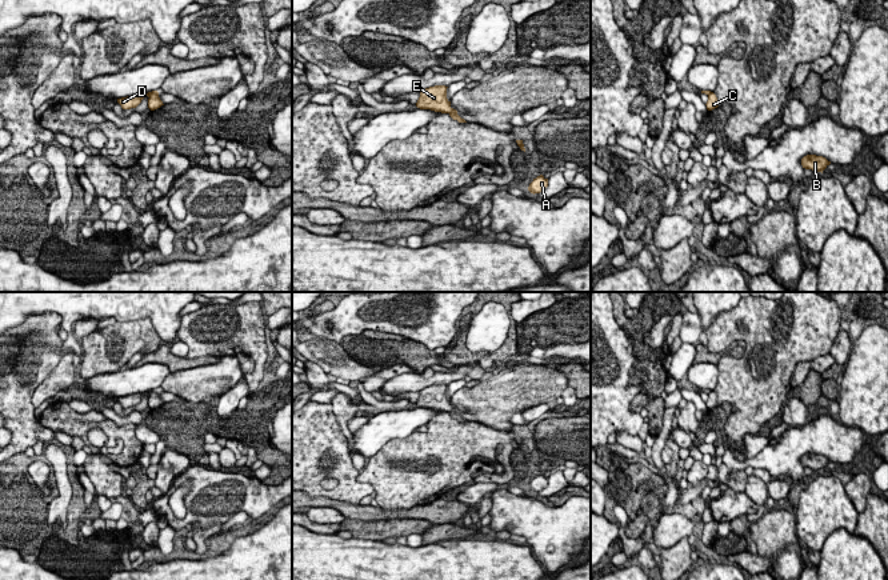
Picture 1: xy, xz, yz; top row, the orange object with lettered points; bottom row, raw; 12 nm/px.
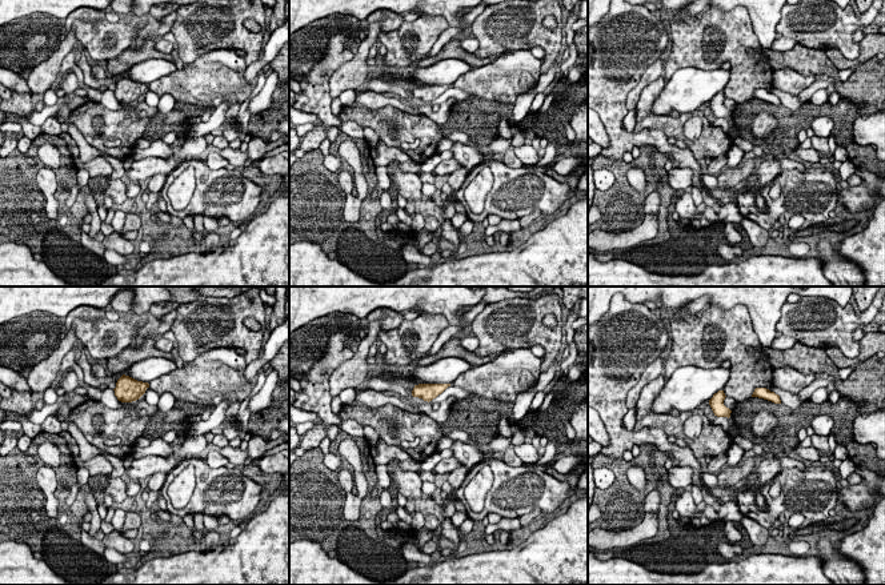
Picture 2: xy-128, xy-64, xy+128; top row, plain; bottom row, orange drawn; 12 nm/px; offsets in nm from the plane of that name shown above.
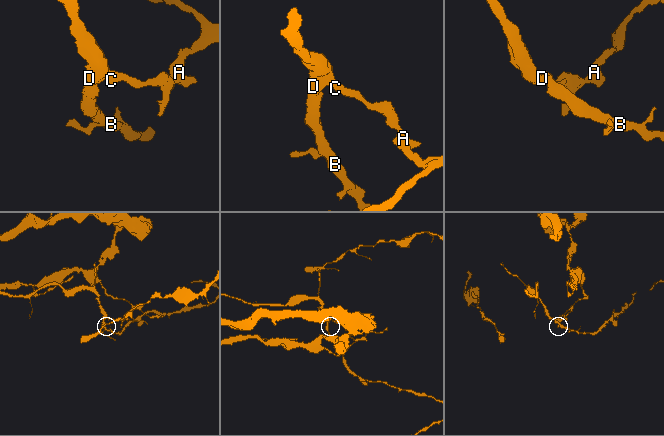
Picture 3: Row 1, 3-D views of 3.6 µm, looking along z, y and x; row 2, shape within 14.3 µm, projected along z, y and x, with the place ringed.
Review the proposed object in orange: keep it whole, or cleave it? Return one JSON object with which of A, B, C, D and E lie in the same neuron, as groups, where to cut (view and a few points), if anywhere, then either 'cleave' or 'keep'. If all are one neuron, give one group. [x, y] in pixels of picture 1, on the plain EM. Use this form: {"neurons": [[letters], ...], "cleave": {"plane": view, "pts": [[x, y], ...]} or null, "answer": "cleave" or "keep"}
{"neurons": [["A", "C"], ["B", "D", "E"]], "cleave": {"plane": "xy", "pts": [[158, 392], [148, 395]]}, "answer": "cleave"}

